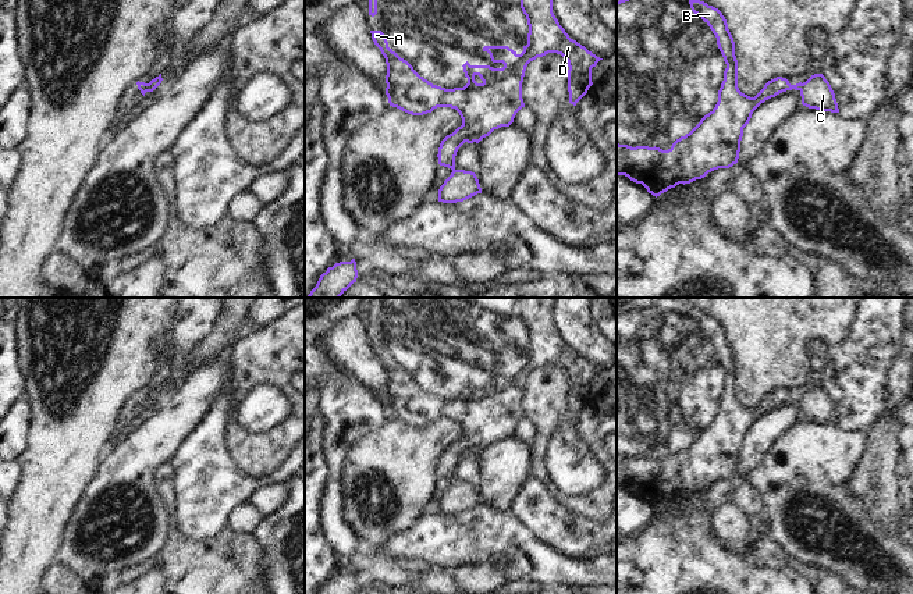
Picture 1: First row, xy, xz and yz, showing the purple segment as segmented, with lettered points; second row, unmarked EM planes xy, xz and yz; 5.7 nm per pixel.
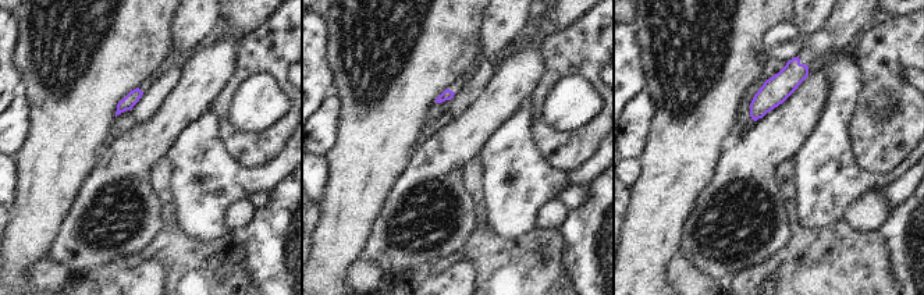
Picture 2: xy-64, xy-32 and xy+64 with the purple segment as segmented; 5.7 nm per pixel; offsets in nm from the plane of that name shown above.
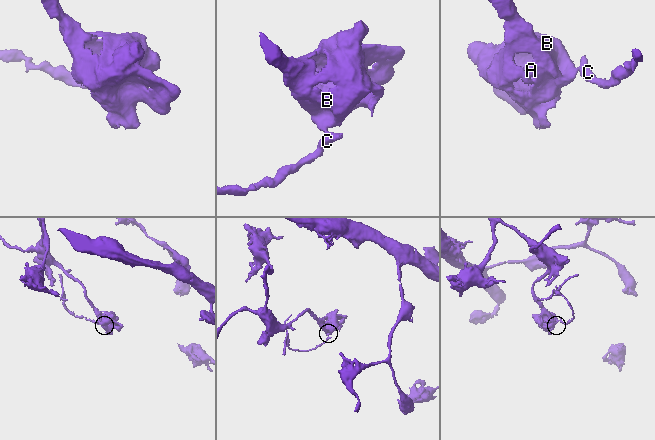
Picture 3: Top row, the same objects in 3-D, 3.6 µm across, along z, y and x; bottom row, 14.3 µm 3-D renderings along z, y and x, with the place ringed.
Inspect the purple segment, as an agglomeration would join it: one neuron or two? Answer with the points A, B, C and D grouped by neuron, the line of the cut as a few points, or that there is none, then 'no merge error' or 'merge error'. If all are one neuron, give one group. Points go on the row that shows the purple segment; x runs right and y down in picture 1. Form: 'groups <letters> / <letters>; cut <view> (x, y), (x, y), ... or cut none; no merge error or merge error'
groups A B D / C; cut yz (803, 84), (799, 89); merge error

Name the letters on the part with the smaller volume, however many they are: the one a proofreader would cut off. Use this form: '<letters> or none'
C

